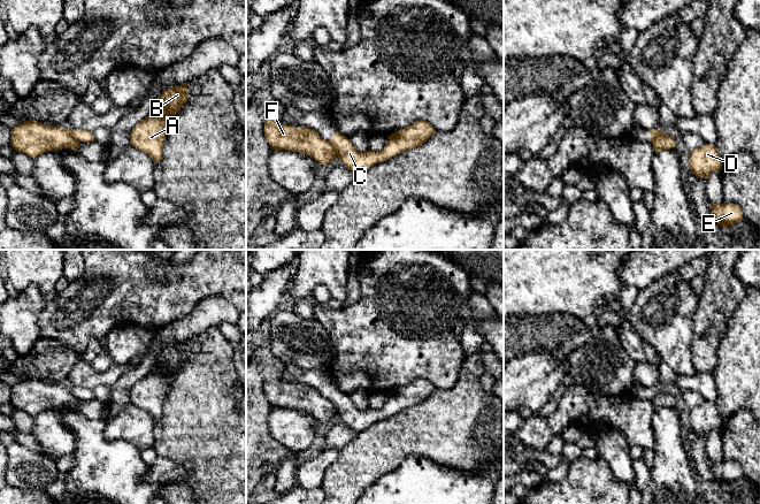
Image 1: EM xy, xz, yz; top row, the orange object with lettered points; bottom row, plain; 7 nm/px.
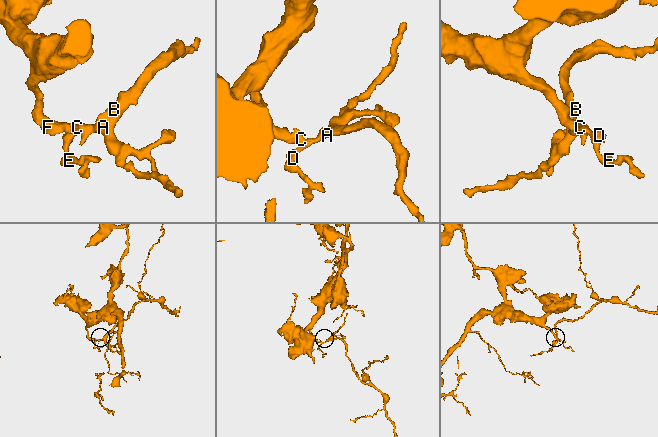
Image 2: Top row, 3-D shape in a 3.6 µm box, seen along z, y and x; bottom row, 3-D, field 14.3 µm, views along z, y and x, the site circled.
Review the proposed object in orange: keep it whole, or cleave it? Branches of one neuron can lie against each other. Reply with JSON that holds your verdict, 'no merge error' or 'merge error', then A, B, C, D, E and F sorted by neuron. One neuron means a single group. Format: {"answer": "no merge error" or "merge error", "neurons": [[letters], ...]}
{"answer": "merge error", "neurons": [["A", "B", "C", "D", "E"], ["F"]]}

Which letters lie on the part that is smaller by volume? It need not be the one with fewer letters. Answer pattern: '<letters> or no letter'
A, B, C, D, E

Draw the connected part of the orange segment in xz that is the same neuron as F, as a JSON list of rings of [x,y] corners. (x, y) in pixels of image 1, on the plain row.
[[[266,377],[264,394],[272,407],[299,410],[315,417],[320,422],[336,418],[337,406],[315,388],[285,383],[281,379]]]

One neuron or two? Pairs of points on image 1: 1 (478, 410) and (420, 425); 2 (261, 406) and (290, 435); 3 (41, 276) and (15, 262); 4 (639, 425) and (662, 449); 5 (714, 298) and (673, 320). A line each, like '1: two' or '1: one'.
1: one
2: two
3: one
4: two
5: two

